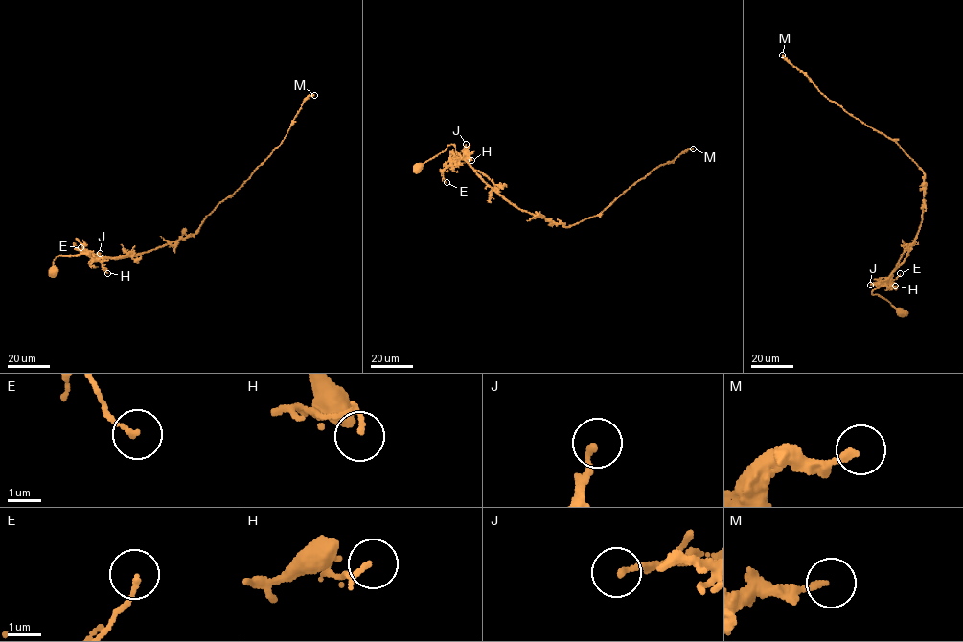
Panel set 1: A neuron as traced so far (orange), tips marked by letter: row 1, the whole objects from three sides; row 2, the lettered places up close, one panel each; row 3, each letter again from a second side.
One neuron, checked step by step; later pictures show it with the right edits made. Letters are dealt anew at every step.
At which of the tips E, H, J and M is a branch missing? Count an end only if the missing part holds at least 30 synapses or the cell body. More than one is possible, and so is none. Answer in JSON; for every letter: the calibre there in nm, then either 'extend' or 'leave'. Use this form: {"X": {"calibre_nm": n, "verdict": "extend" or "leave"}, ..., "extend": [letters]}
{"E": {"calibre_nm": 120, "verdict": "leave"}, "H": {"calibre_nm": 140, "verdict": "leave"}, "J": {"calibre_nm": 170, "verdict": "leave"}, "M": {"calibre_nm": 160, "verdict": "leave"}, "extend": []}

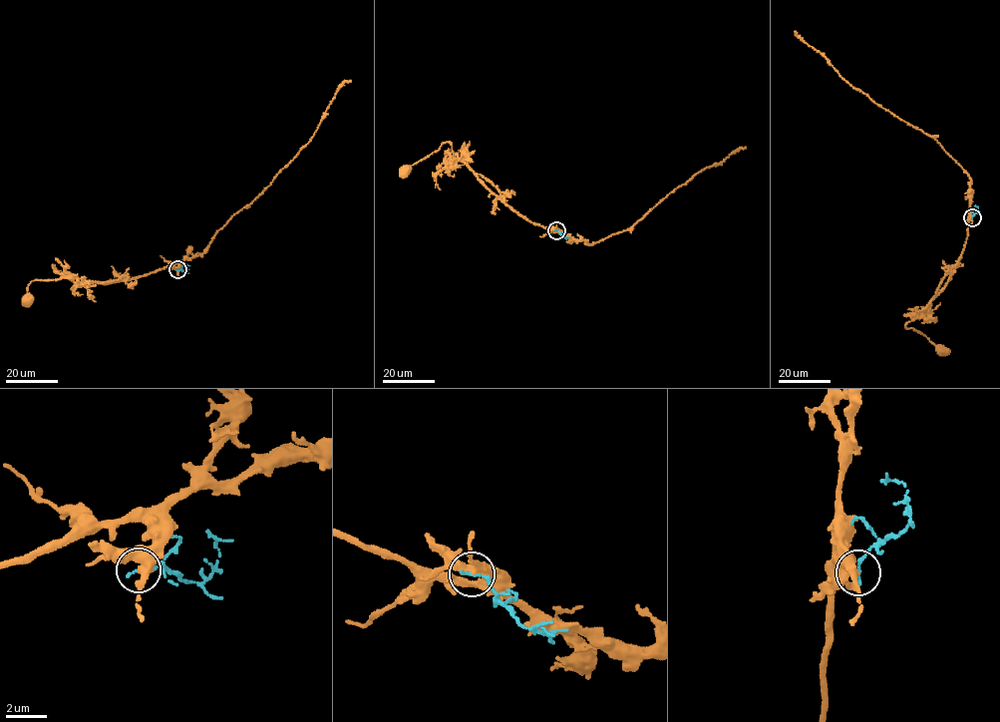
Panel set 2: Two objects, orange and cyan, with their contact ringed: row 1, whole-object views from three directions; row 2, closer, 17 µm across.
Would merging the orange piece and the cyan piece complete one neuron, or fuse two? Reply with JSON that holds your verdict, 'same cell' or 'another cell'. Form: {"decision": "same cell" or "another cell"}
{"decision": "another cell"}

